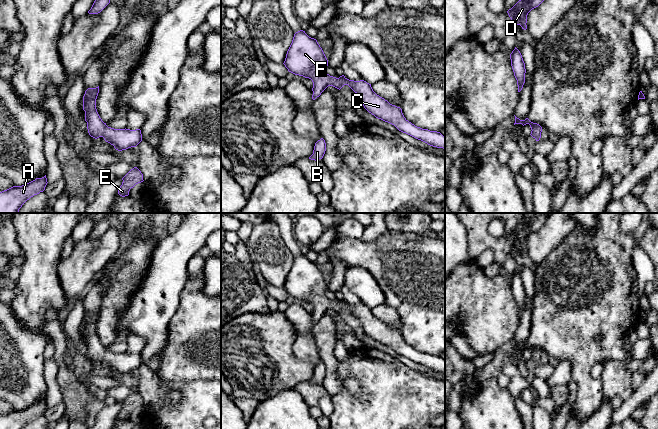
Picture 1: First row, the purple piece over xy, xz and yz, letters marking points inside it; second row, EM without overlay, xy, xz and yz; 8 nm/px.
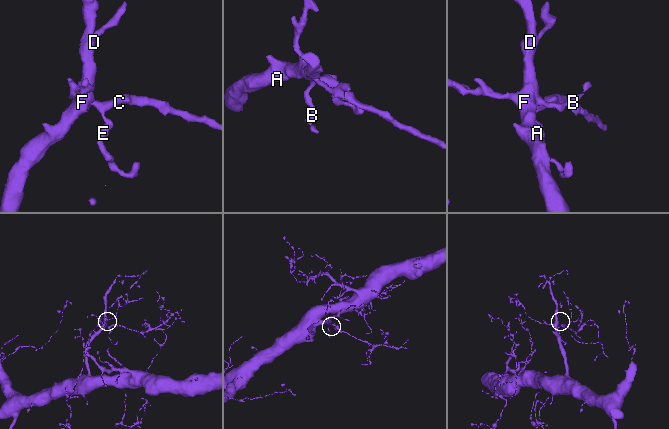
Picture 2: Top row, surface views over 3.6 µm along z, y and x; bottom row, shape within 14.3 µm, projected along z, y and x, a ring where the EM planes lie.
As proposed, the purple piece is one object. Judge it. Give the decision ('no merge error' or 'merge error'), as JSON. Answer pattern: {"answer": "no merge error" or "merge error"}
{"answer": "no merge error"}

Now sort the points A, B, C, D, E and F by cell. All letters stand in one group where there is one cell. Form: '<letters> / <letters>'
A B C D E F

